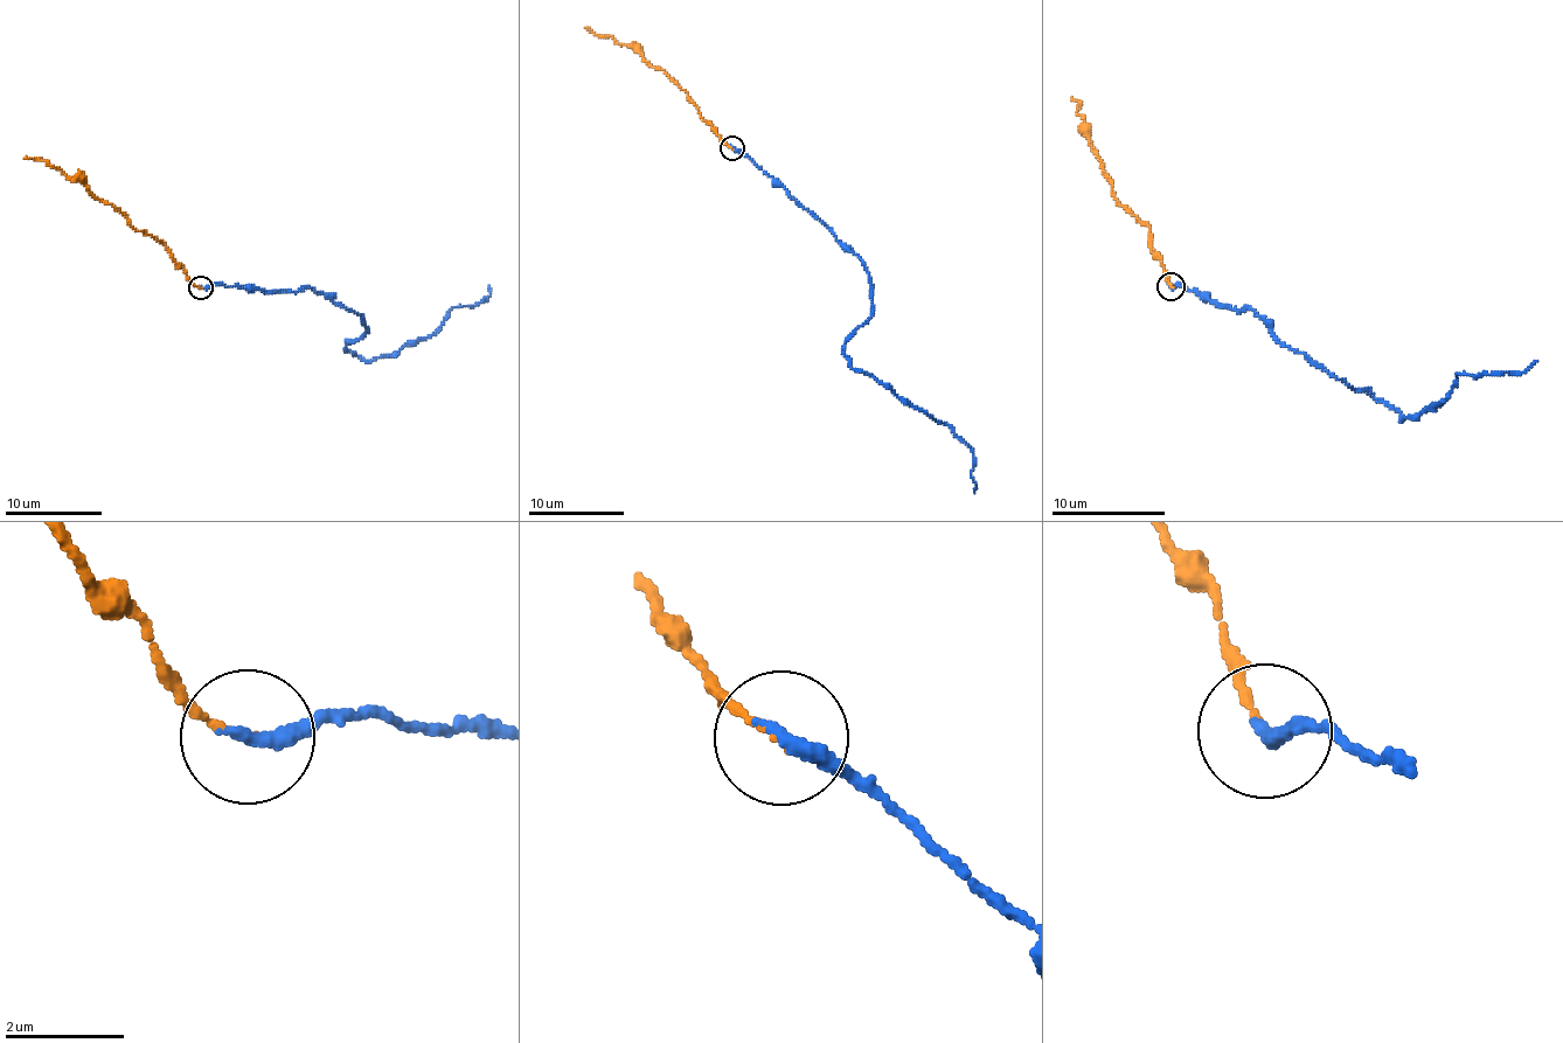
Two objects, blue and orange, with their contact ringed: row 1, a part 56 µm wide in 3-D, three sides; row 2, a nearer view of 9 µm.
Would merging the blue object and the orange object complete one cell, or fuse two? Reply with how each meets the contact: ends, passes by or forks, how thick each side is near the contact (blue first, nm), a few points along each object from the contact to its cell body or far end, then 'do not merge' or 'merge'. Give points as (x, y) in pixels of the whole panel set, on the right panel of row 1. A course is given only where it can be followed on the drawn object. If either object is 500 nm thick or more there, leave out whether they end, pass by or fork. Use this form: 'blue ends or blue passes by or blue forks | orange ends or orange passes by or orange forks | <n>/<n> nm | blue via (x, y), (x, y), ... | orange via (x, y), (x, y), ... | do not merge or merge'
blue ends | orange ends | 300/100 nm | blue via (1171, 286), (1255, 310), (1282, 342), (1402, 418), (1439, 404), (1459, 374), (1523, 373), (1537, 361) | orange via (1171, 286), (1151, 247), (1150, 228), (1119, 204), (1102, 160), (1084, 134), (1077, 105), (1071, 99) | do not merge

